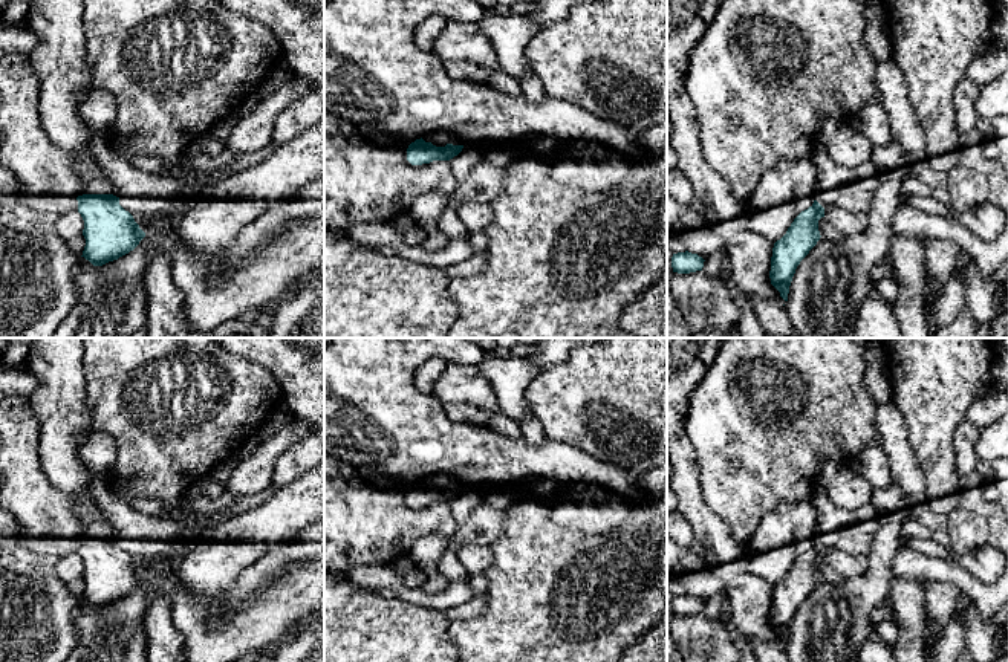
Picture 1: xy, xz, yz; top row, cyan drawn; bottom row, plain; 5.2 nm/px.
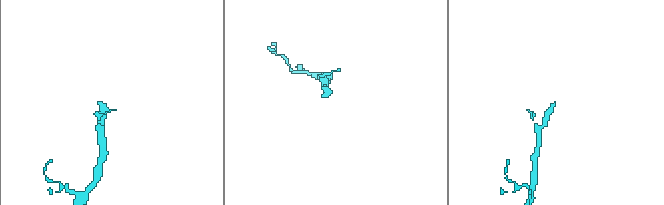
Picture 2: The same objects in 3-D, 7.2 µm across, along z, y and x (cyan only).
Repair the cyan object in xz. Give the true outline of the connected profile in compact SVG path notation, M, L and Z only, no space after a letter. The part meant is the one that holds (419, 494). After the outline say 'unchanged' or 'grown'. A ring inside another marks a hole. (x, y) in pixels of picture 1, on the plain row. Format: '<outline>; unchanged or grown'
M439 474L411 485L407 491L407 503L411 508L450 503L462 494L463 488L465 485L456 479Z; grown

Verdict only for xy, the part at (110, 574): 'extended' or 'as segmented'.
extended

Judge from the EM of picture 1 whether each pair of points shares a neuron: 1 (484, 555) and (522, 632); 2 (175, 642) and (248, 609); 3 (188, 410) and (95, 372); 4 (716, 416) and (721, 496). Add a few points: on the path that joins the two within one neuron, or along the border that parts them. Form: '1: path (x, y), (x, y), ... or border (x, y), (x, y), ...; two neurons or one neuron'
1: border (490, 546), (493, 563), (482, 574); two neurons
2: border (169, 604), (172, 623), (181, 633), (185, 645); two neurons
3: path (165, 392), (146, 372), (118, 372); one neuron
4: path (722, 436), (724, 476); one neuron

